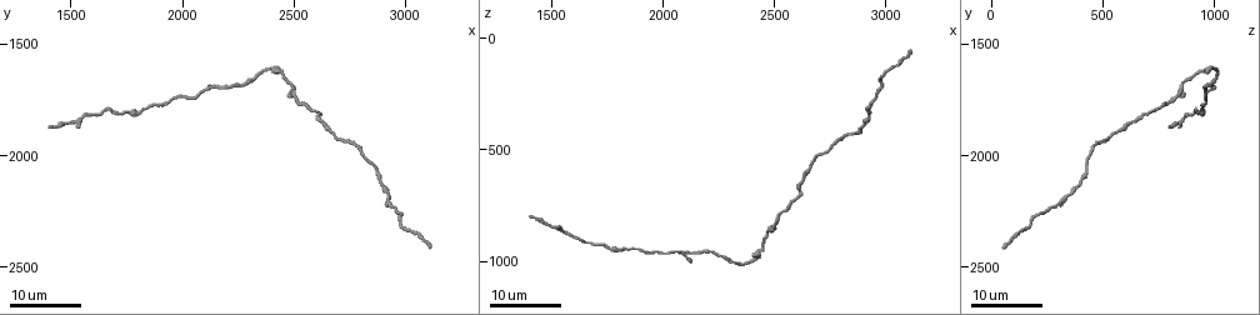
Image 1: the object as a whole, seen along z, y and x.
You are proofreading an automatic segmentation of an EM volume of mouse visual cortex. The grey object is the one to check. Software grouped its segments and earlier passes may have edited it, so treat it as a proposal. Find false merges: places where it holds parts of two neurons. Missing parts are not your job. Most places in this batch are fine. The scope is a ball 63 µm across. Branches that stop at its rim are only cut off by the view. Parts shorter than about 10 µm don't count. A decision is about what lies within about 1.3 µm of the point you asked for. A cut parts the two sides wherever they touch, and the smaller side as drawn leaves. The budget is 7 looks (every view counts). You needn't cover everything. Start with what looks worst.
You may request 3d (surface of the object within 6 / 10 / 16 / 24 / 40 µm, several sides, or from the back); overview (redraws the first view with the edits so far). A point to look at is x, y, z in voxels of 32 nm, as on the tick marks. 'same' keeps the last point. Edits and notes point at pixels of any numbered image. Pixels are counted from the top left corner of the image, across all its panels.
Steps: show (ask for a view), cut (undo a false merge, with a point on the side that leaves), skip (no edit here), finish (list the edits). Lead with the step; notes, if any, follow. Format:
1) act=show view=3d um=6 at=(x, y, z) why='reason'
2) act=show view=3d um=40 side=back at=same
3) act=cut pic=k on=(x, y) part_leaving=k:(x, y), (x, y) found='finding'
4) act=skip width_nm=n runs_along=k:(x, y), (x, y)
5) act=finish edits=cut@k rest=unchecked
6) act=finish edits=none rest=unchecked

act=show view=3d um=16 at=(2040, 1740, 950) why='thick turns thin'

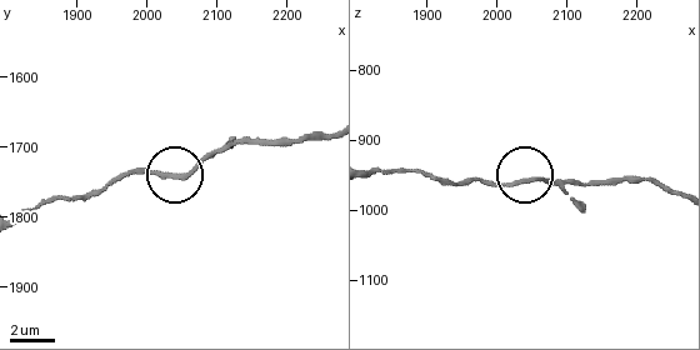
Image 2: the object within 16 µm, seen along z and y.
act=show view=3d um=10 at=(2045, 1740, 960) why='zoom in'

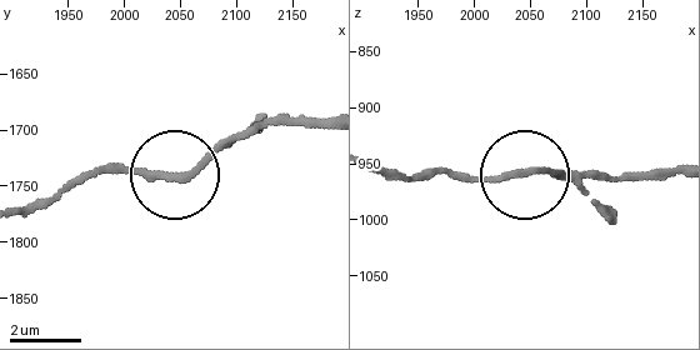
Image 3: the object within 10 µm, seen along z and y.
act=skip found='all the same neuron'

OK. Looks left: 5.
act=show view=3d um=24 at=(2490, 1690, 850)

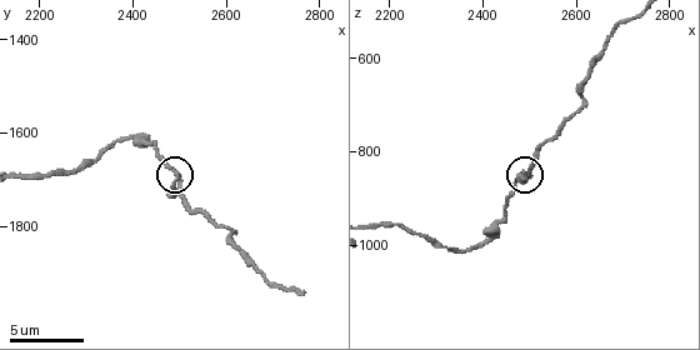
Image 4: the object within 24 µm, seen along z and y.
act=show view=3d um=10 at=same

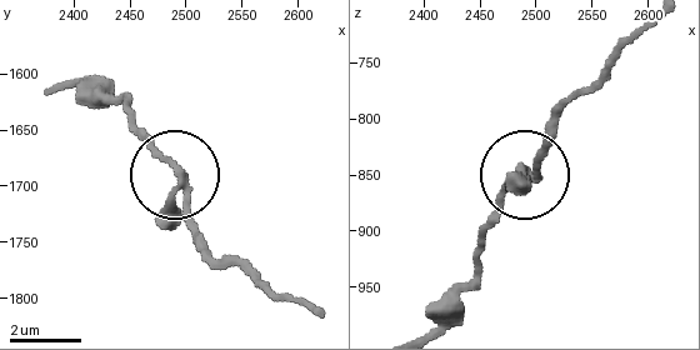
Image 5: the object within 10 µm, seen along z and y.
act=skip found='continuous, no second neuron'

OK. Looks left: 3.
act=show view=3d um=16 at=(2615, 1810, 700) why='calibre changes'

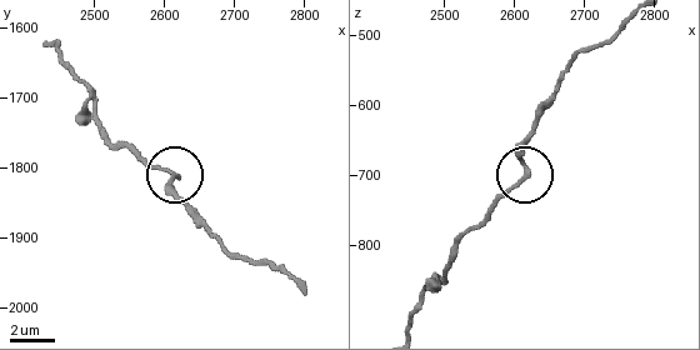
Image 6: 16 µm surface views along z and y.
act=skip width_nm=190 found='one neuron here'

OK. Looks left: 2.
act=finish edits=none rest=unchecked

